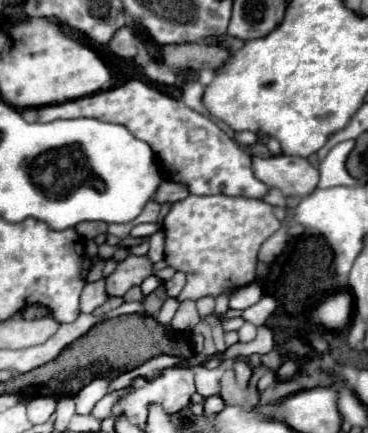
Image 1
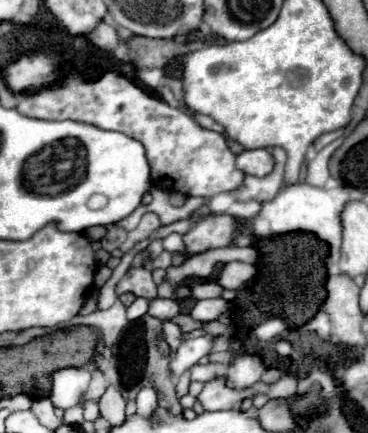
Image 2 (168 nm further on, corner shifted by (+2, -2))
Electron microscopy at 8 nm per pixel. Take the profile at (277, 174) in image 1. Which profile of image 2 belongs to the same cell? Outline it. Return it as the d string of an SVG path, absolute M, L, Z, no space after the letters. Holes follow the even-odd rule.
M246 150L236 158L236 166L250 176L268 176L274 170L274 158L268 150Z

